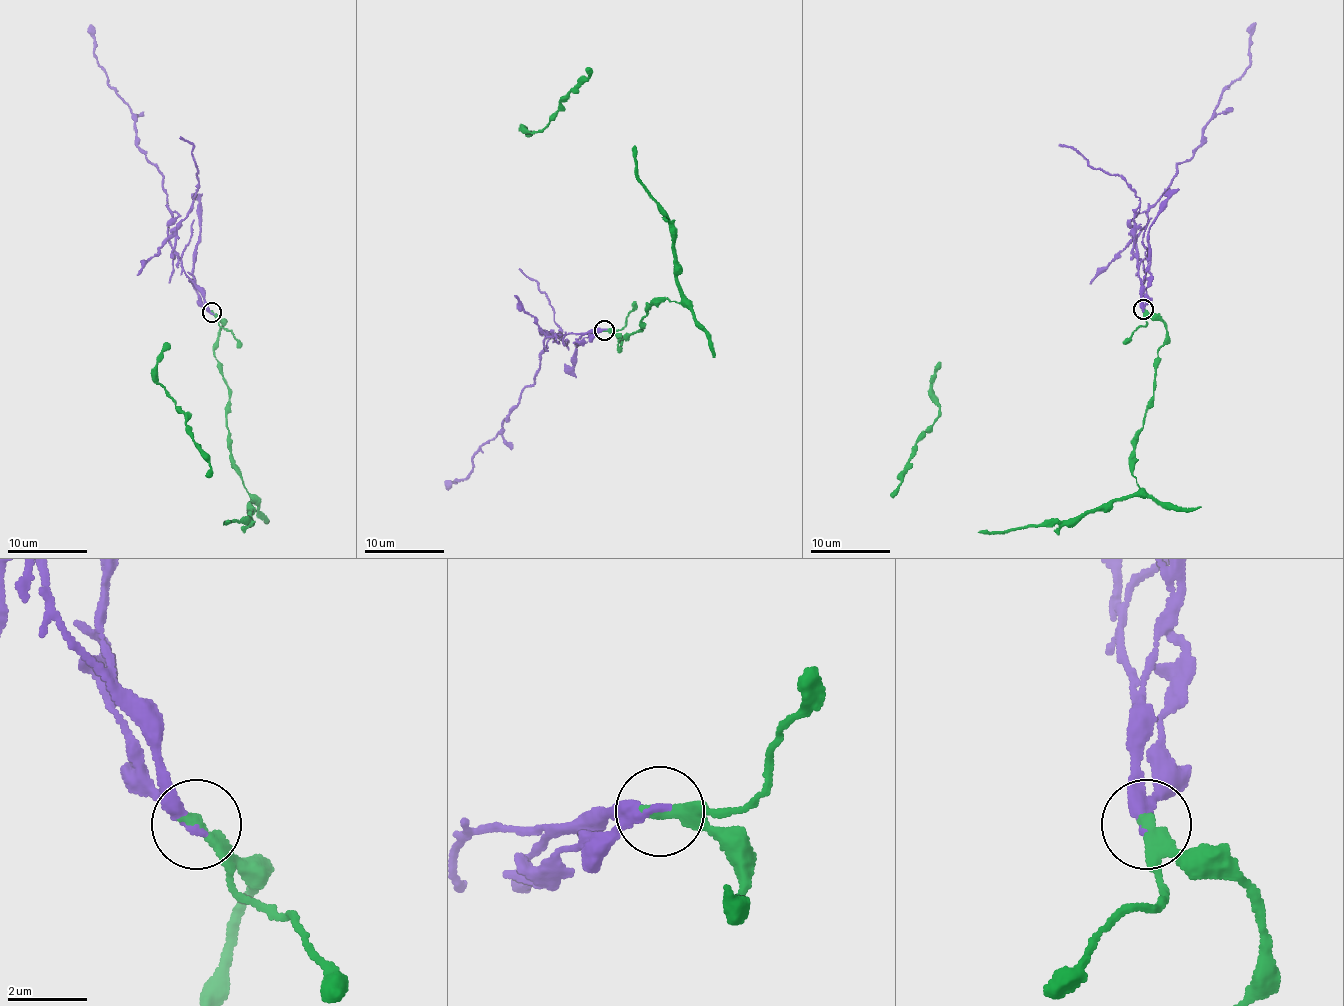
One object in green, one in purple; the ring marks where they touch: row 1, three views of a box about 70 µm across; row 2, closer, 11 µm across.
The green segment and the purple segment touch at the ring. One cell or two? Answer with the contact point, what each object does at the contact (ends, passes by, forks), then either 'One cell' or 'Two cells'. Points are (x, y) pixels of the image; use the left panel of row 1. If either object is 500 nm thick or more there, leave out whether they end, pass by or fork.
Place: (212, 312). At the ring green ends. At the ring purple ends. Two cells

